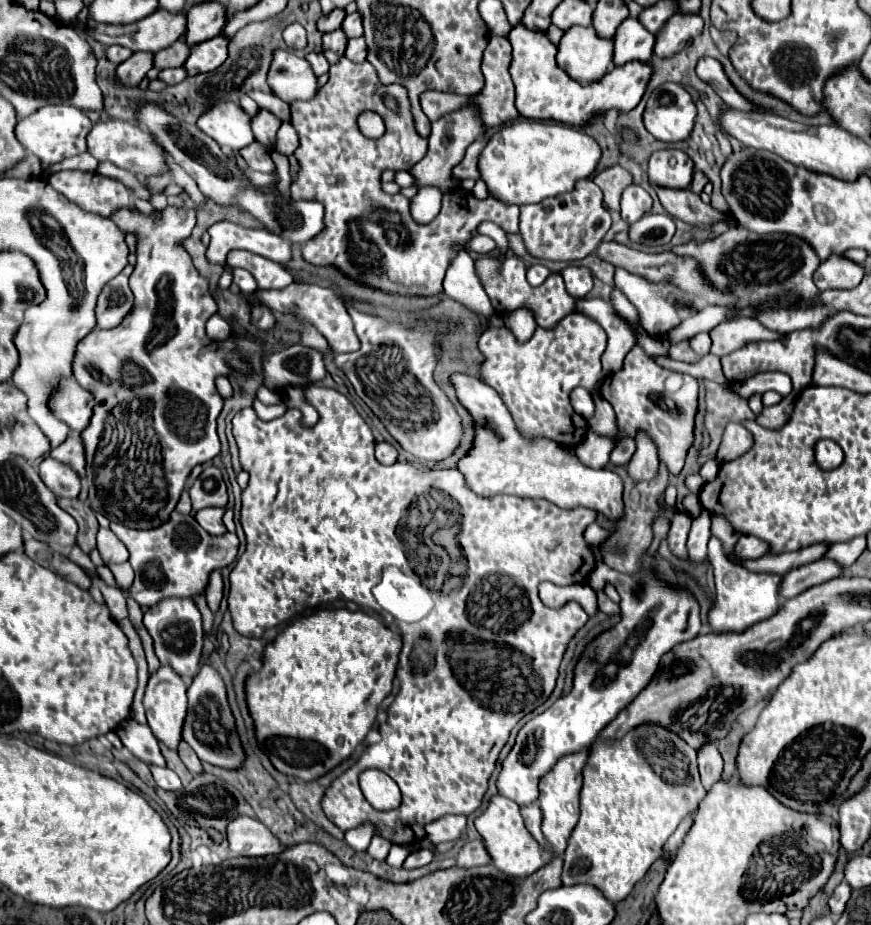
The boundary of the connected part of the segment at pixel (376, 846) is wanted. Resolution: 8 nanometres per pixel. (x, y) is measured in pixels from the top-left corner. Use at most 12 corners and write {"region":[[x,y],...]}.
{"region":[[374,837],[368,853],[374,859],[386,859],[392,843]]}

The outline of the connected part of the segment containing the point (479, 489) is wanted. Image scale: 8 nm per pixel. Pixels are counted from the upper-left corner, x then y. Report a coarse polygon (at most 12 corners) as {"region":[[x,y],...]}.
{"region":[[476,377],[450,385],[472,415],[458,469],[478,495],[548,499],[618,519],[622,477],[524,439]]}

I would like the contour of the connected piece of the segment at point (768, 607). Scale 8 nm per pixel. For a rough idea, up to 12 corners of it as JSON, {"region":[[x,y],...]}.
{"region":[[714,535],[712,631],[742,631],[778,611],[782,575],[730,561]]}

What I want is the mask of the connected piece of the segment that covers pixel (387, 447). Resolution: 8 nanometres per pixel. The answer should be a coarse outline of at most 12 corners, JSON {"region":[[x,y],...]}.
{"region":[[376,443],[382,465],[396,463],[398,451],[390,443]]}

